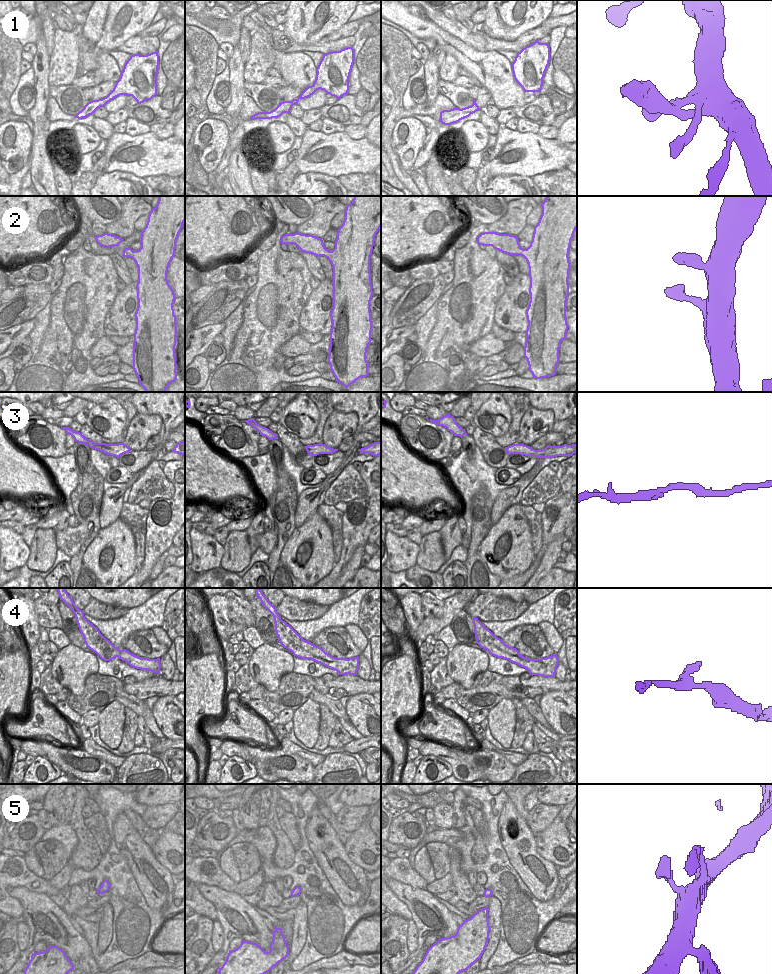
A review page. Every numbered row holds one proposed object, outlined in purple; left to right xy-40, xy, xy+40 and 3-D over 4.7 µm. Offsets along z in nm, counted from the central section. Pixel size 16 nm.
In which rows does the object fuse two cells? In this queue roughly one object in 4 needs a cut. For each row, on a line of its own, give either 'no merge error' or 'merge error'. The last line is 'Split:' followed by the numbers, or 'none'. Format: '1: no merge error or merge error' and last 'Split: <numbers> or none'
1: no merge error
2: no merge error
3: no merge error
4: no merge error
5: no merge error
Split: none

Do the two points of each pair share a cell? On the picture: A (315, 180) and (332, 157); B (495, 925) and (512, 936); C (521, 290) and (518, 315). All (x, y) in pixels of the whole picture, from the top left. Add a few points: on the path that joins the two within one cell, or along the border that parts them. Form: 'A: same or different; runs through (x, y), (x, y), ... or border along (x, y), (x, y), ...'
A: different; border along (300, 173), (320, 172), (337, 178)
B: different; border along (501, 905), (501, 932), (497, 948), (494, 951)
C: same; runs through (516, 296), (512, 301), (512, 309)

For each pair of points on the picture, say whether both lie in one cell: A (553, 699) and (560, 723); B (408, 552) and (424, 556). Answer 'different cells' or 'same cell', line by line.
A: same cell
B: different cells

